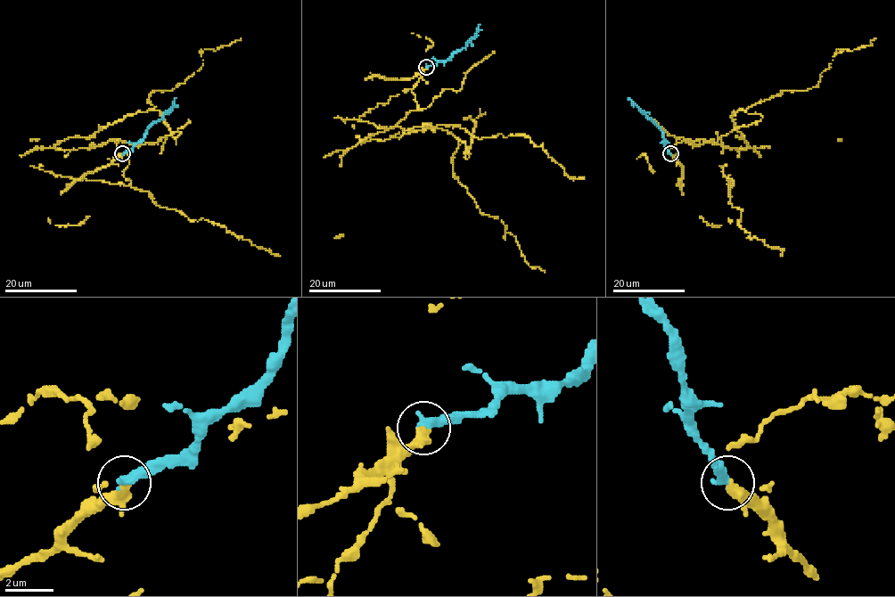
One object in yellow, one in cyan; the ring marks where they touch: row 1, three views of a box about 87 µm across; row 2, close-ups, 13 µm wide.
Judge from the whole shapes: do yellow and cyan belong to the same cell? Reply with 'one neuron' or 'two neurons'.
one neuron

